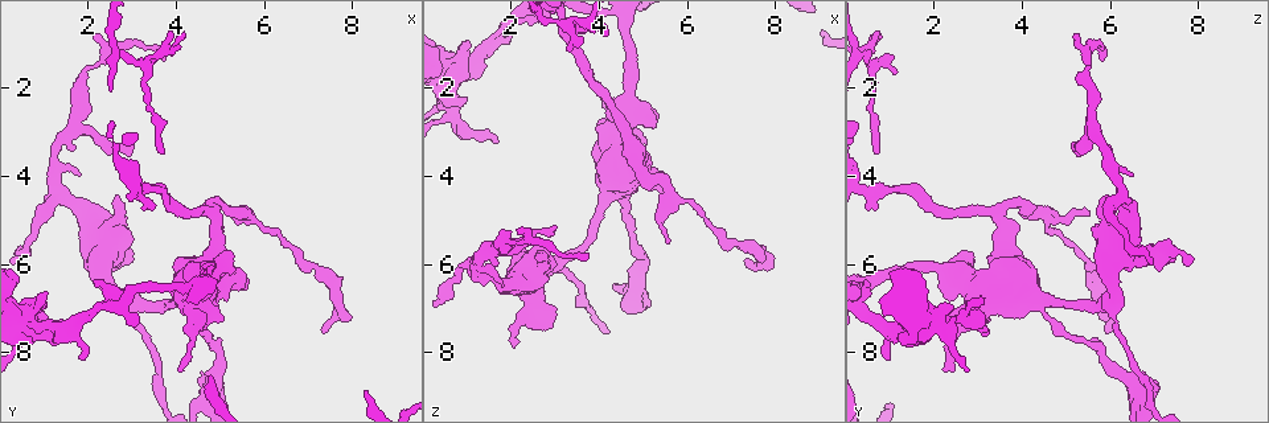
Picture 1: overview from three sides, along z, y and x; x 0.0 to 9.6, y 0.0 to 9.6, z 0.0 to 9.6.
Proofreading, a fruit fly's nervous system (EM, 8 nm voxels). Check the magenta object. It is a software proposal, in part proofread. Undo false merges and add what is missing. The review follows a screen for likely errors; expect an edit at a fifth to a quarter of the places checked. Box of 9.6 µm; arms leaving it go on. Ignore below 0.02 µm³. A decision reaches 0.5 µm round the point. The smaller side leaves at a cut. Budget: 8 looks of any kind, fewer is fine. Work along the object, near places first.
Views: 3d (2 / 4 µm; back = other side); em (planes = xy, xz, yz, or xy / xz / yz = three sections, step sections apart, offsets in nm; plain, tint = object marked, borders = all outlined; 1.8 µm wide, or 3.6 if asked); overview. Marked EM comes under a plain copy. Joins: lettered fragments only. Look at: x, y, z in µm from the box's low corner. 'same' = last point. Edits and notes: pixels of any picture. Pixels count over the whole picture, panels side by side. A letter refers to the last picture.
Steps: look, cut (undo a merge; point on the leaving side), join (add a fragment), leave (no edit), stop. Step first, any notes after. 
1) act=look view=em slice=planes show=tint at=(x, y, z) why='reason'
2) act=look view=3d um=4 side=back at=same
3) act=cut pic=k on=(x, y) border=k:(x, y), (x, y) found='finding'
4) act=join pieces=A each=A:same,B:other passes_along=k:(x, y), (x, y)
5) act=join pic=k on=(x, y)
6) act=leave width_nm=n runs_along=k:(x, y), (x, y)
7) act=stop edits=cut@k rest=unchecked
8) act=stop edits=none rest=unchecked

act=look view=3d um=4 at=(4.50, 6.15, 2.40) why='three-way junction'

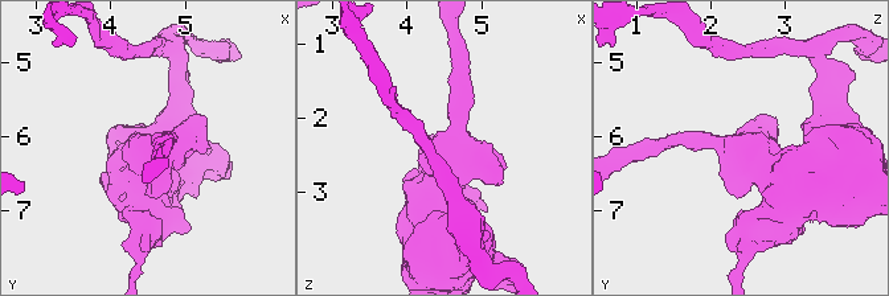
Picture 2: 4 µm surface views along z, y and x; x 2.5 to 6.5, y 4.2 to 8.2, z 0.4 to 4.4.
act=look view=em um=3.6 slice=planes show=tint at=(4.45, 6.15, 2.40) why='need the tissue'

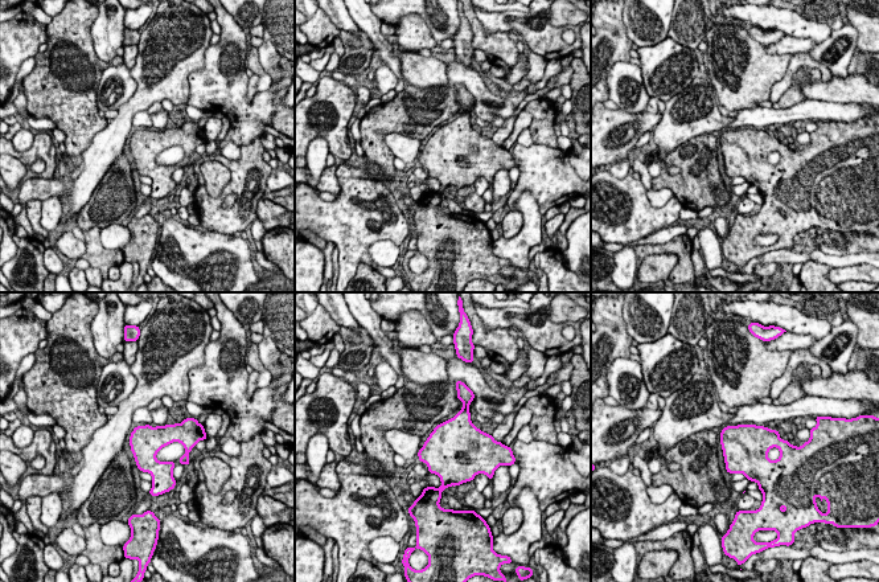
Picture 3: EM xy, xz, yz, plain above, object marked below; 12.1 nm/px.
act=look view=em um=3.6 slice=planes show=borders at=same why='see the neighbours'

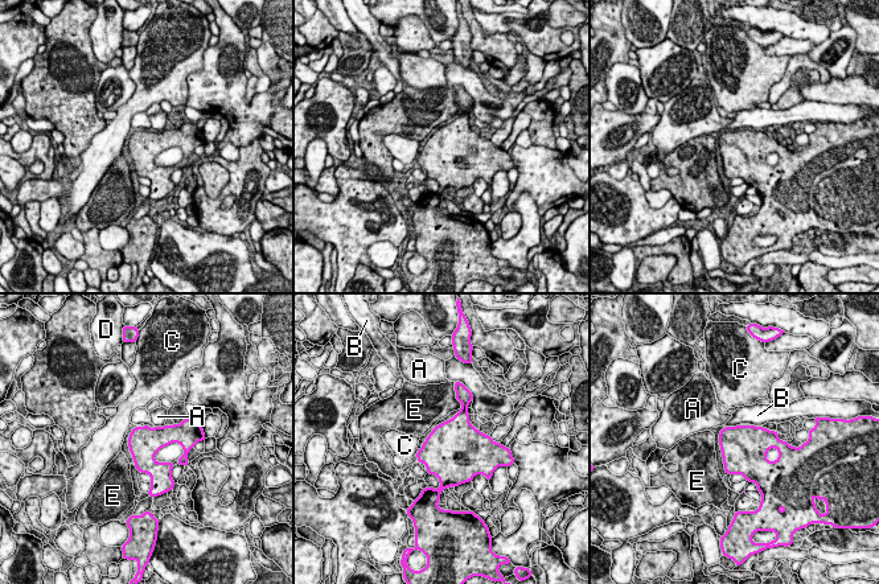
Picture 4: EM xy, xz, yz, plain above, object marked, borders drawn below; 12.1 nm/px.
act=leave width_nm=380 each=A:other,B:other,C:other,D:other,E:other border=4:(455, 398), (461, 406), (459, 410) found='continuous, no second neuron'

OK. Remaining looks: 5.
act=look view=em slice=yz step=4 show=borders at=(4.80, 4.90, 3.50) why='sharp bend'

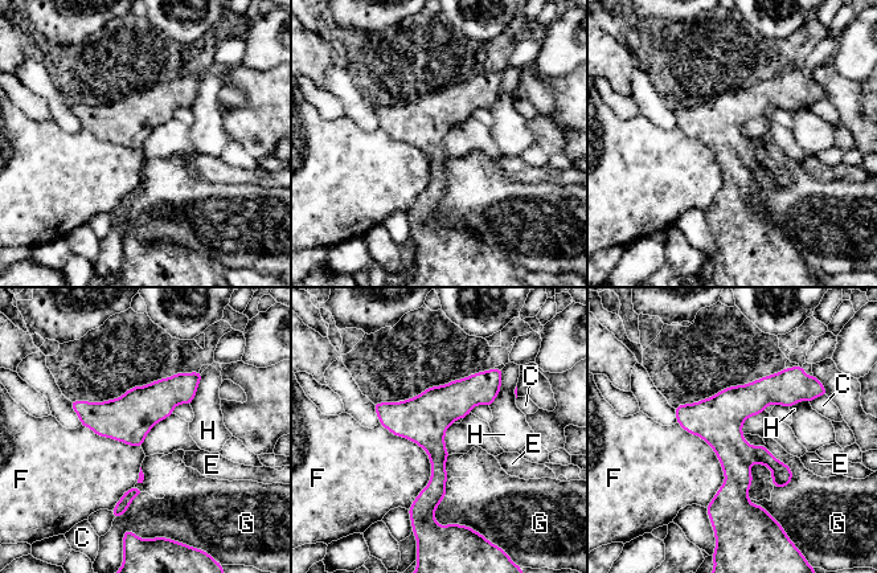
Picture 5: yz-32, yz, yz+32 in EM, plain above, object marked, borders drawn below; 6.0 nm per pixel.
act=leave longest_contact=F:550nm each=C:other,E:other,F:other,G:other,H:other found='one neuron here'

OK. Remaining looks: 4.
act=look view=em slice=yz step=16 show=tint at=(3.05, 3.30, 5.15) why='branch stops here'

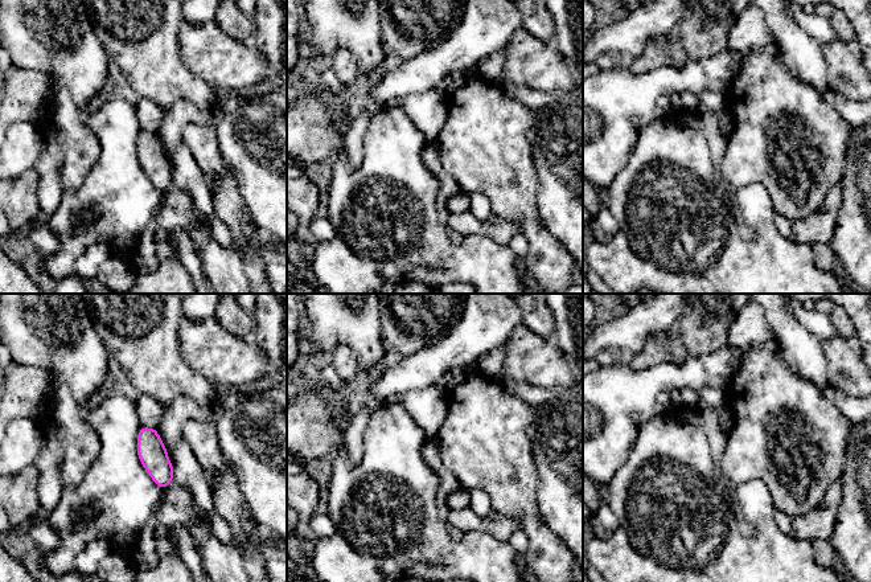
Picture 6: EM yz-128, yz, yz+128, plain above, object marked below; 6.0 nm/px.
act=look view=em slice=planes show=borders at=same why='another direction'

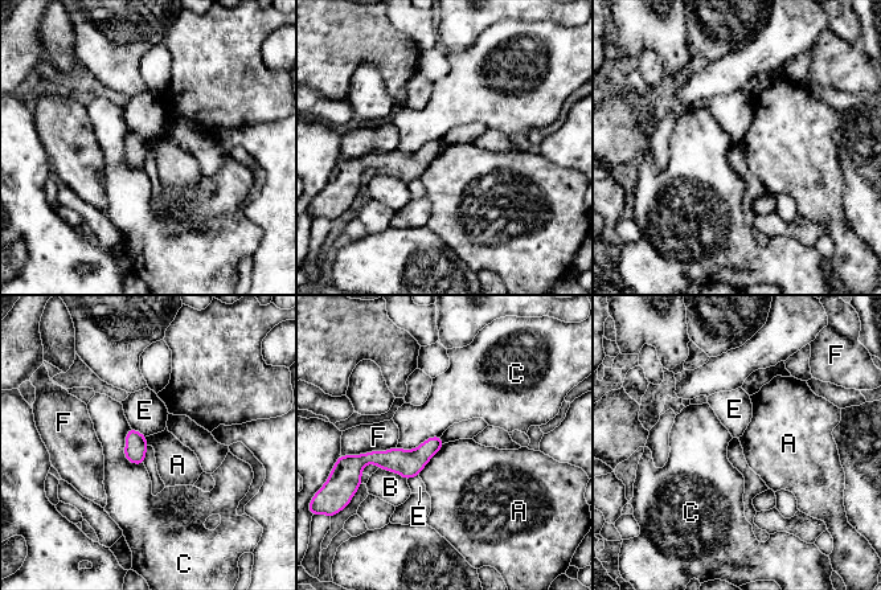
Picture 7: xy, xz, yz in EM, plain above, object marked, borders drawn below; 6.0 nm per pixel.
act=leave each=A:other,B:other,C:other,E:other,F:other border=7:(445, 443), (418, 475) found='none of them fits'

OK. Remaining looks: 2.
act=stop edits=none rest=unchecked

